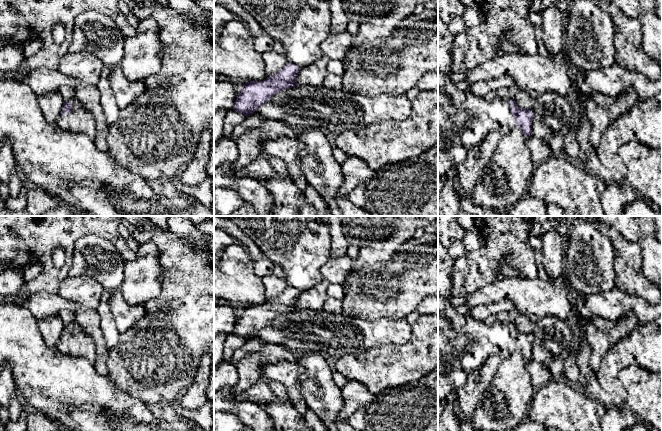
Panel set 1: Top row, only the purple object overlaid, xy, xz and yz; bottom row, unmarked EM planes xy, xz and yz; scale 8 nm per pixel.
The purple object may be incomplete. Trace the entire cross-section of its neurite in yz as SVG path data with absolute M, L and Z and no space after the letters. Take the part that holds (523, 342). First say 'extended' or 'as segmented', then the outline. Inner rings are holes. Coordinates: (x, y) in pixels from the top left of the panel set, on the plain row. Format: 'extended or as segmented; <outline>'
extended; M438 294L438 374L462 370L470 373L491 355L508 358L519 351L525 362L532 360L532 333L521 333L512 324L489 326L457 312L450 300Z

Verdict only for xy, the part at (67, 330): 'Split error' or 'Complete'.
Split error

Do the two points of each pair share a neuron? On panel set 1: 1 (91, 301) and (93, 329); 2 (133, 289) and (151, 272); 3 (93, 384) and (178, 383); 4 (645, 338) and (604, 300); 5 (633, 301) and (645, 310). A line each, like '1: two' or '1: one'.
1: two
2: one
3: two
4: two
5: one

